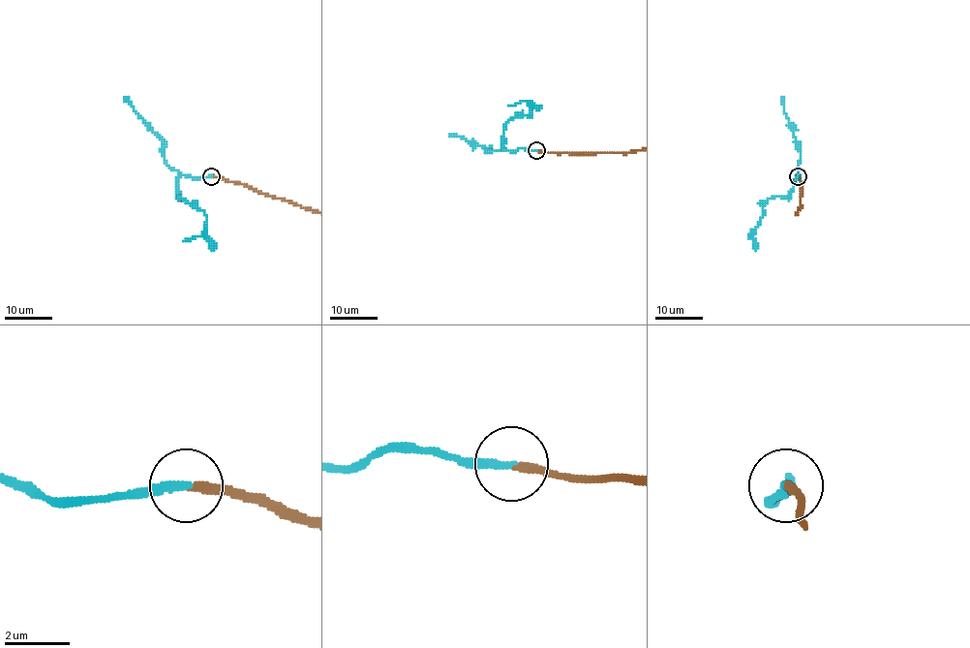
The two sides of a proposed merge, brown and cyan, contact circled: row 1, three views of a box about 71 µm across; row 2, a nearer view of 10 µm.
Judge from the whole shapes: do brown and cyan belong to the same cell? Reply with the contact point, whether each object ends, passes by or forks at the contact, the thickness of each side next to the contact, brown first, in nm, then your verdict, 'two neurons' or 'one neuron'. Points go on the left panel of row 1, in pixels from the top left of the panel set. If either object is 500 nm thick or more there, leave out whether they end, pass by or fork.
place (211, 176); brown ends; cyan ends; calibres 240 and 240 nm; one neuron

